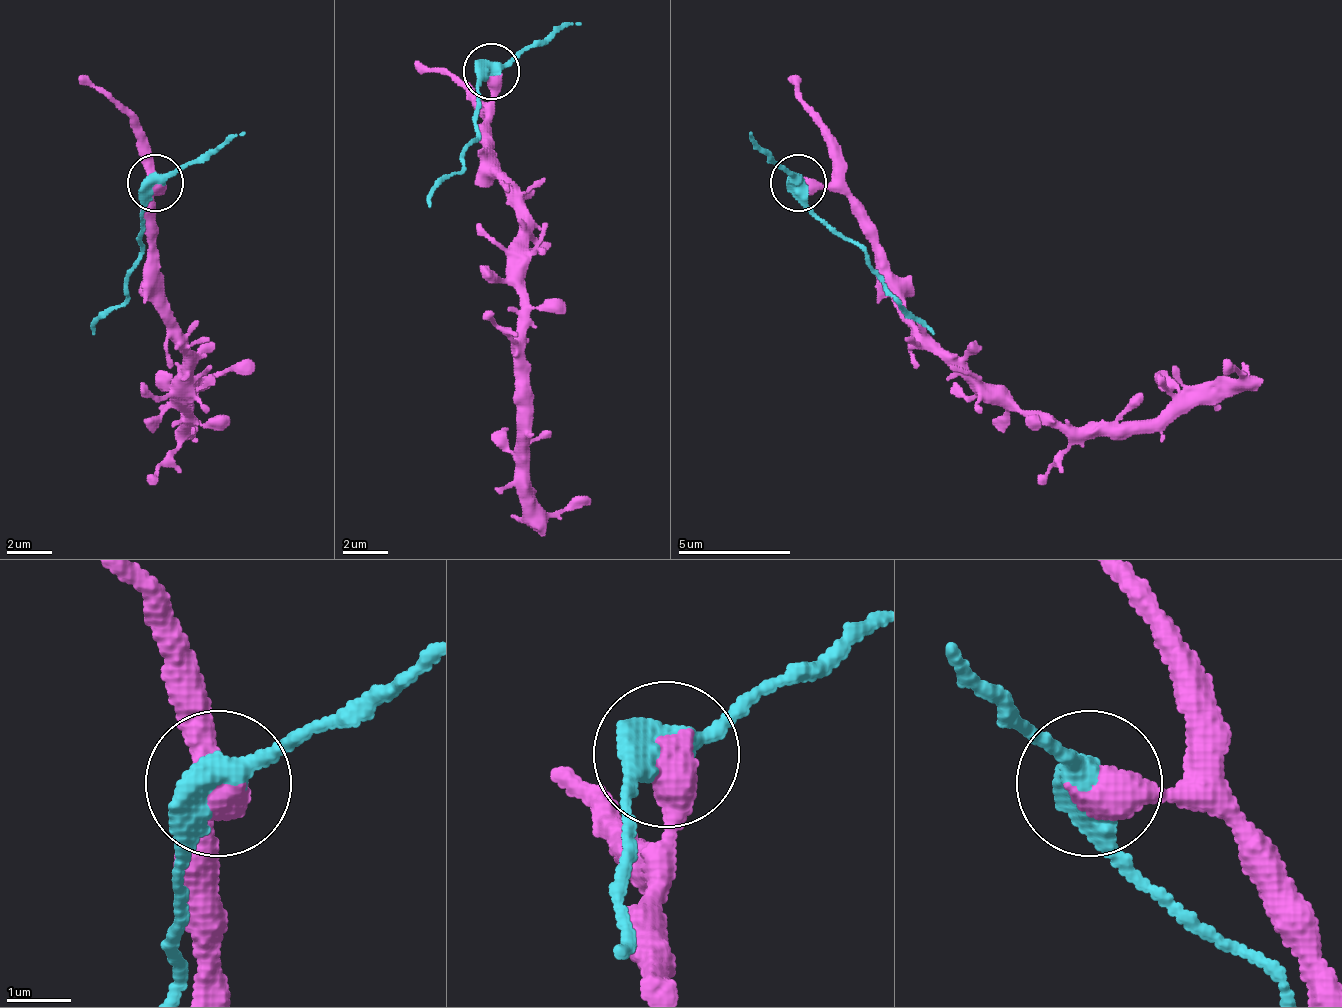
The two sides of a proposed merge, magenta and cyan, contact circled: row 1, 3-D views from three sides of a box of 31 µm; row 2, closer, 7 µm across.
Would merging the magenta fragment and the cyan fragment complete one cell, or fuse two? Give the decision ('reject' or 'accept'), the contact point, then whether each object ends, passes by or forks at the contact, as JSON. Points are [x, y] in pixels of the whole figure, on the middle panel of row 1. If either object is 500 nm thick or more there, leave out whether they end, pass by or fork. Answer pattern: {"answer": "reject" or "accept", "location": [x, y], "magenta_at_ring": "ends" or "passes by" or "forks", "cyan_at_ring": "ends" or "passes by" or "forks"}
{"answer": "reject", "location": [491, 71]}

